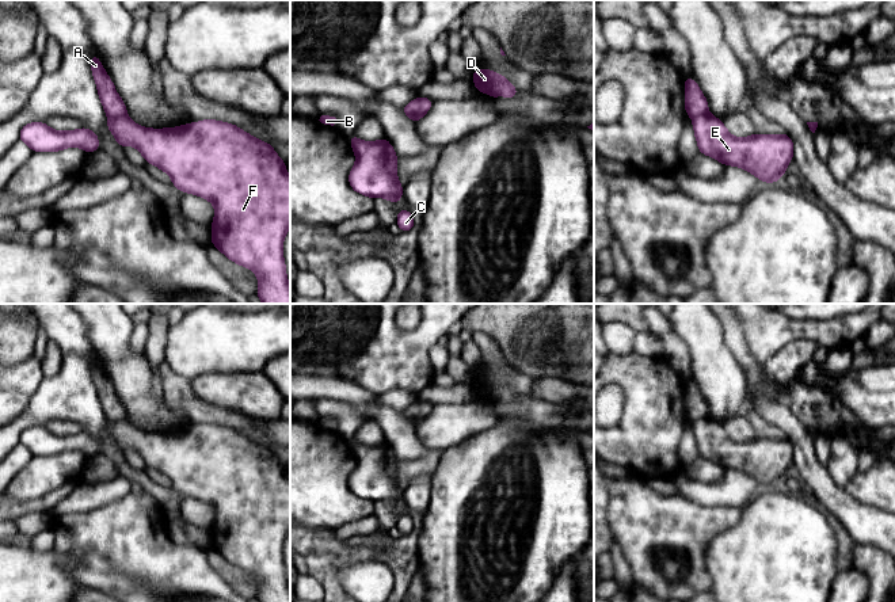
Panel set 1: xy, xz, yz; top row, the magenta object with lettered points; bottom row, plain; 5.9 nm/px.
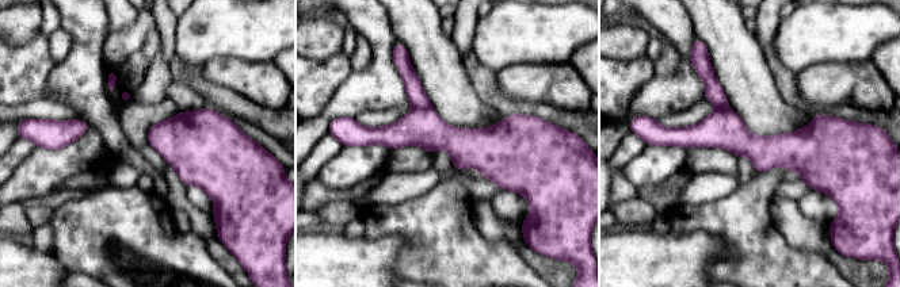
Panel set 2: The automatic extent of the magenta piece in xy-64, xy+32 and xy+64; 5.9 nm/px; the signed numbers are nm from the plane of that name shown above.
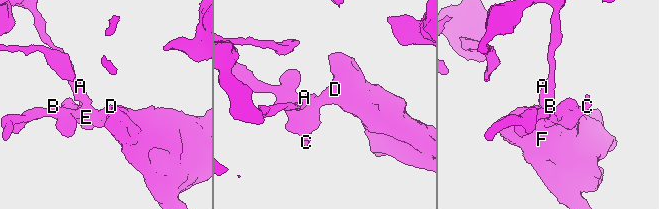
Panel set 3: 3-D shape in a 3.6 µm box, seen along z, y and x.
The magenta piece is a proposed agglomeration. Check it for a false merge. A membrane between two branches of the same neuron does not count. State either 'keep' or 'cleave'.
cleave

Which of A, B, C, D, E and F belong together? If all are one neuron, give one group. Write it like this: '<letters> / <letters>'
A / B C D E F

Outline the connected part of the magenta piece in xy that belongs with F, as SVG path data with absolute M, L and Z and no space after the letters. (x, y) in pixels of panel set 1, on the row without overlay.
M127 419L108 420L107 431L125 453L136 450L145 466L155 468L172 483L182 496L195 498L216 511L212 544L228 563L251 572L258 583L258 602L290 602L282 546L290 531L290 481L285 464L271 447L240 431L214 423L190 426L179 431L146 433Z

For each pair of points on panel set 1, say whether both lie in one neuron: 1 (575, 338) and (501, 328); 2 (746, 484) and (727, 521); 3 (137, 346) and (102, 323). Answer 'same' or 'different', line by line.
1: same
2: different
3: different

